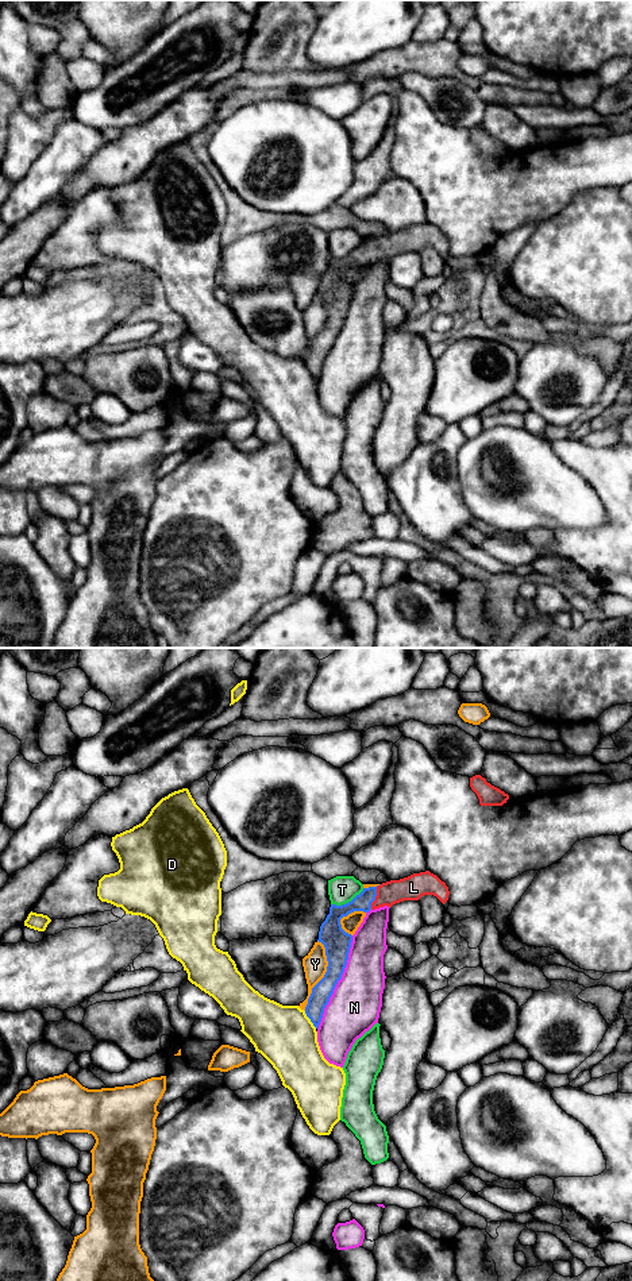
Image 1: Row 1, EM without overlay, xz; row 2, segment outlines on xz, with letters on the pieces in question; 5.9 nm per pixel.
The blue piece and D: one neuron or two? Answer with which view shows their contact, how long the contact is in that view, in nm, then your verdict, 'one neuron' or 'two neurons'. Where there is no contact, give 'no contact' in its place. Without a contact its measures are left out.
meets blue in xz; contact 130 nm long; two neurons

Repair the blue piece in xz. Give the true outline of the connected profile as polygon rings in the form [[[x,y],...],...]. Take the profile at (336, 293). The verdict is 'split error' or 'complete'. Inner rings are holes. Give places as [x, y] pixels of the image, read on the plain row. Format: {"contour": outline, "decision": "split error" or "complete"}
{"contour": [[[425,223],[382,235],[378,239],[363,240],[346,256],[331,256],[330,266],[320,278],[317,292],[325,300],[328,319],[324,329],[312,340],[305,359],[305,366],[316,381],[319,381],[324,360],[342,331],[352,294],[352,288],[342,281],[340,271],[354,263],[369,265],[384,258],[392,259],[404,252],[419,252],[424,247],[433,247],[444,256],[450,243],[436,227]]], "decision": "split error"}

